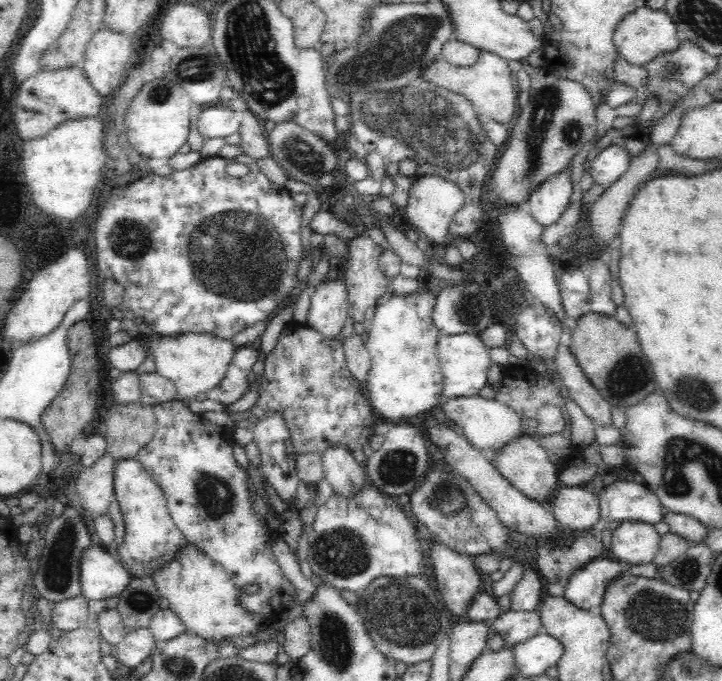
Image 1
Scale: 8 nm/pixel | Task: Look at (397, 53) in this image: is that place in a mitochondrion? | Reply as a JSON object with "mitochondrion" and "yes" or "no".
{"mitochondrion":"yes"}

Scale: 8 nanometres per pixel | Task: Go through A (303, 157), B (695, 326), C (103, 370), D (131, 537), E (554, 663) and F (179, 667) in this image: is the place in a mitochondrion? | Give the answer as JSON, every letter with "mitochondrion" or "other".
{"A":"mitochondrion","B":"other","C":"other","D":"other","E":"other","F":"mitochondrion"}

